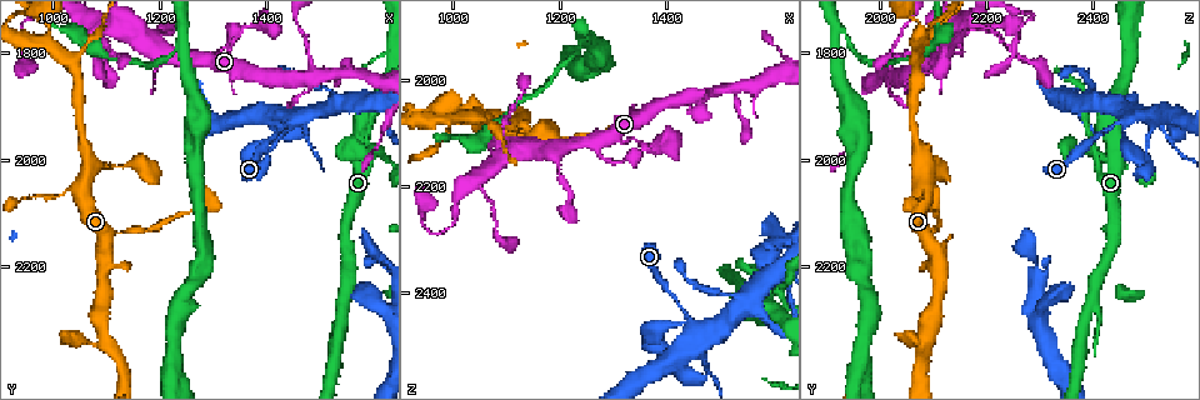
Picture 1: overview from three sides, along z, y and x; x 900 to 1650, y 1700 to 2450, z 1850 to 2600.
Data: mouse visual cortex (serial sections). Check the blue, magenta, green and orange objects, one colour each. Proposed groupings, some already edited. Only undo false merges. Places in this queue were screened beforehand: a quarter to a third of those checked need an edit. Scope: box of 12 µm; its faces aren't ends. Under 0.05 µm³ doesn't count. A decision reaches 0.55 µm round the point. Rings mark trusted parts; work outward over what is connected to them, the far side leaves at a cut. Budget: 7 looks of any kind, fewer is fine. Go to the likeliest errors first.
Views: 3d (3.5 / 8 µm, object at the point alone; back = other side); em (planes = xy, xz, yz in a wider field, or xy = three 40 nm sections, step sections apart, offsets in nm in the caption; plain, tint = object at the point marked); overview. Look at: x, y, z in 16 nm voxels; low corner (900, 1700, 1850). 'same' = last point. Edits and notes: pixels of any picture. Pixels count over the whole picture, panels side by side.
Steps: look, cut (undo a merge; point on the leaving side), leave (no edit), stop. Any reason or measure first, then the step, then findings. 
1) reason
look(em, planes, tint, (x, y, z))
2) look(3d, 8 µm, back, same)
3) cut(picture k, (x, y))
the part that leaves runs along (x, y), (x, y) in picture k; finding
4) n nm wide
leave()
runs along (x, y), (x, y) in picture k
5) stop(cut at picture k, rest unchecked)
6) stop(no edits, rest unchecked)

sharp bend
look(3d, 3.5 µm, (1610, 1985, 2395))

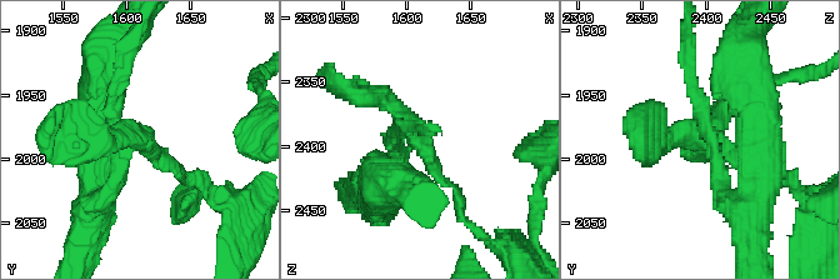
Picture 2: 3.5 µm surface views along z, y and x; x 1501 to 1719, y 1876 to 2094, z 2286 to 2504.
4 arms; arms of 150, 200, 250, 300 nm
look(em, xy, step 2, tint, (1606, 1986, 2396))

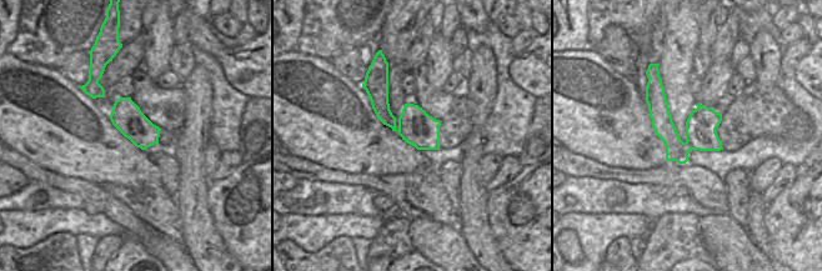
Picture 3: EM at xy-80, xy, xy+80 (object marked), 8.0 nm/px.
cut(picture 2, (386, 93))
the part that leaves runs along (704, 145), (640, 123) in picture 2; a second cell is stuck on

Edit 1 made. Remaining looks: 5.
abrupt turn
look(3d, 8 µm, (1020, 2065, 2080))

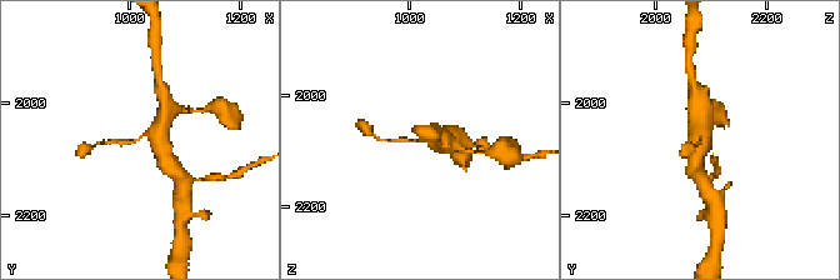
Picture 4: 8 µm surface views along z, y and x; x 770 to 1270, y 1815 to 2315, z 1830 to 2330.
look(em, xy, step 5, tint, (1025, 2060, 2085))

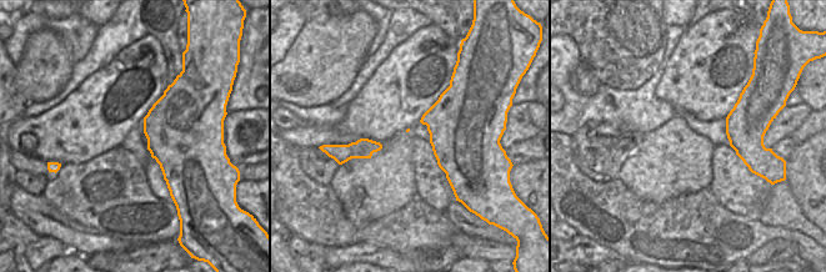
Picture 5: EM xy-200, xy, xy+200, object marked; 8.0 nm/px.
leave()
runs along (443, 139), (384, 140) in picture 4; all the same cell

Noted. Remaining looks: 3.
sudden change in width
look(3d, 3.5 µm, (1130, 2140, 2100))

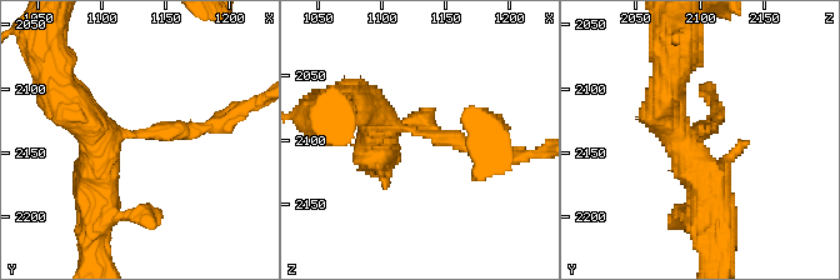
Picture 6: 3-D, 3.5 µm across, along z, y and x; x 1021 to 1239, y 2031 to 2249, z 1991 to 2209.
arms of 150, 450 nm
look(em, planes, tint, (1130, 2138, 2096))

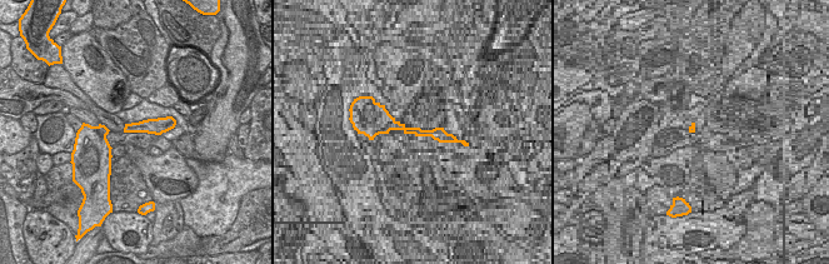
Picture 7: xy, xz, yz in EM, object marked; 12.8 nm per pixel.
leave()
runs along (354, 103), (376, 121), (504, 154) in picture 6; one cell here

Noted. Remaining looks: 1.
stop(cut at picture 2, rest unchecked)

